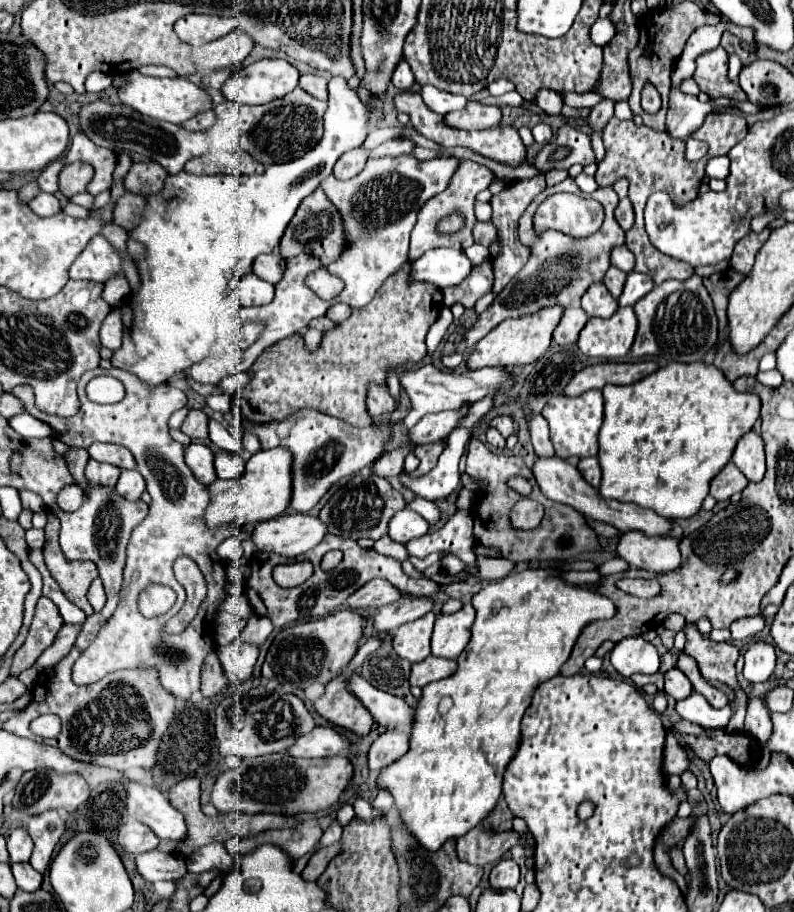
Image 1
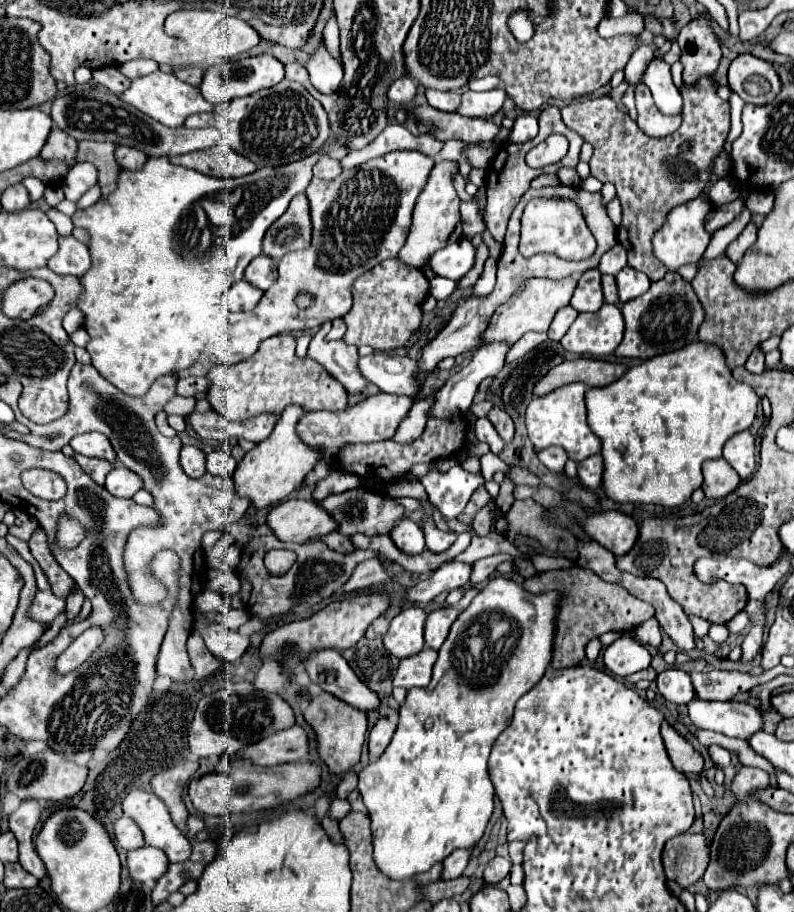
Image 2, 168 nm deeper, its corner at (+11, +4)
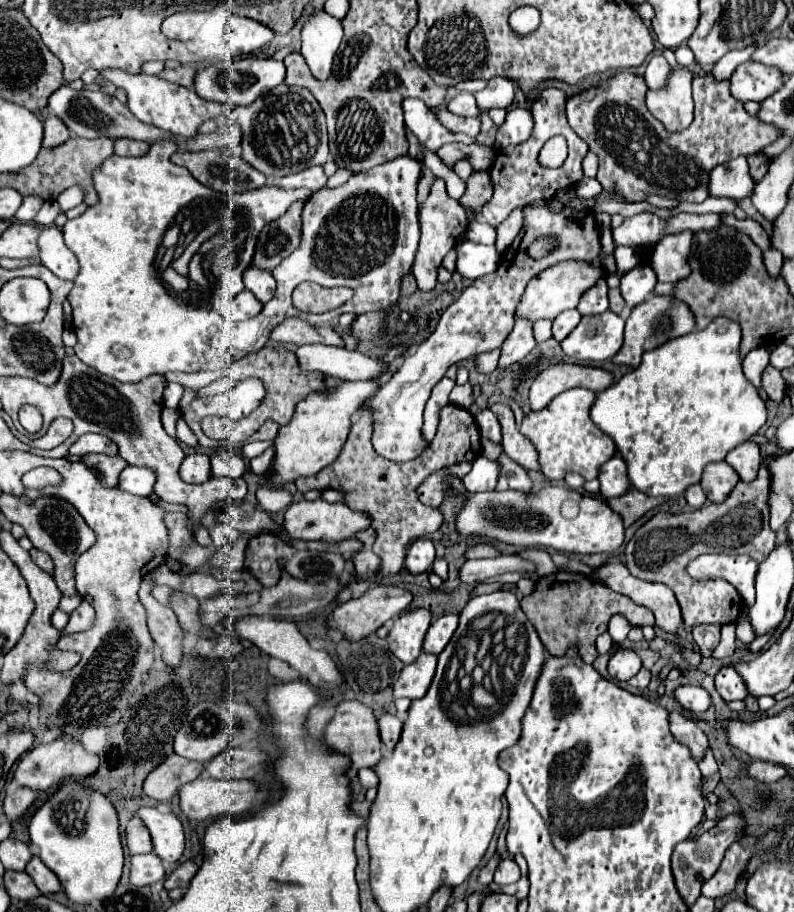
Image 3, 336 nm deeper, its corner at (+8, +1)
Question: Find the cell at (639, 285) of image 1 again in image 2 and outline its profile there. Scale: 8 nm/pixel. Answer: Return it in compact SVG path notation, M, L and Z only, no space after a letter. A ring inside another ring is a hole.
M625 267L617 275L617 287L619 287L621 303L627 303L627 301L643 295L651 287L651 281L645 273L635 271L633 267Z

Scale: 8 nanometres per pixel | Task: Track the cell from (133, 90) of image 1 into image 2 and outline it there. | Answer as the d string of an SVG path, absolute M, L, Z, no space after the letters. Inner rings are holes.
M155 71L151 75L133 79L131 87L121 95L121 99L167 127L181 127L189 115L207 113L207 111L213 111L215 107L213 103L203 99L199 87L183 83L173 73L163 73L163 71Z

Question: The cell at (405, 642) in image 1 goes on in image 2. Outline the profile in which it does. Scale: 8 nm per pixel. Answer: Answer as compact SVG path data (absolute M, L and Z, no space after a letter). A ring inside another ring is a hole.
M421 607L403 609L397 617L393 617L389 631L385 633L385 647L391 655L405 659L413 657L423 649L423 625L427 613Z

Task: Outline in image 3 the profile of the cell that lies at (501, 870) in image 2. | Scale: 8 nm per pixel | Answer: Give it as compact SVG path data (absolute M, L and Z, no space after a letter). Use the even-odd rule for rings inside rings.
M512 858L500 860L500 864L498 864L496 872L494 872L494 882L500 884L500 886L504 886L504 884L516 882L518 878L520 878L520 868L518 868L518 864L516 864Z

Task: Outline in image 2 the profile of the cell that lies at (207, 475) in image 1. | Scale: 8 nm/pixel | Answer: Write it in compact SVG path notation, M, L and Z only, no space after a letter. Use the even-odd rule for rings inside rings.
M183 447L181 449L181 457L179 457L179 465L183 469L183 473L191 479L203 477L205 471L205 453L197 447Z

